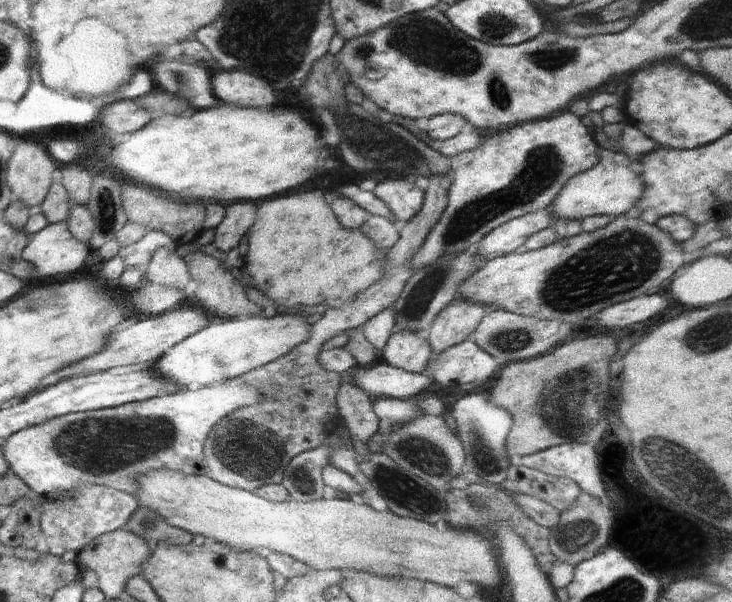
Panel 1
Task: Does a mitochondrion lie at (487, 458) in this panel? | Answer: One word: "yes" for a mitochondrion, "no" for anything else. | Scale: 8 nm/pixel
yes

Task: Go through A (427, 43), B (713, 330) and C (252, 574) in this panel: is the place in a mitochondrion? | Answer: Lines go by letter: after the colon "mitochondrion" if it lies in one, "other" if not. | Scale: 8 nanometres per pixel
A: mitochondrion
B: mitochondrion
C: mitochondrion

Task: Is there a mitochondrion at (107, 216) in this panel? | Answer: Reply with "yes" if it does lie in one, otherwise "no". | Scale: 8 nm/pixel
yes

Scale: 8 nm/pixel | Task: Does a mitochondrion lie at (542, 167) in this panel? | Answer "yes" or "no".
yes

